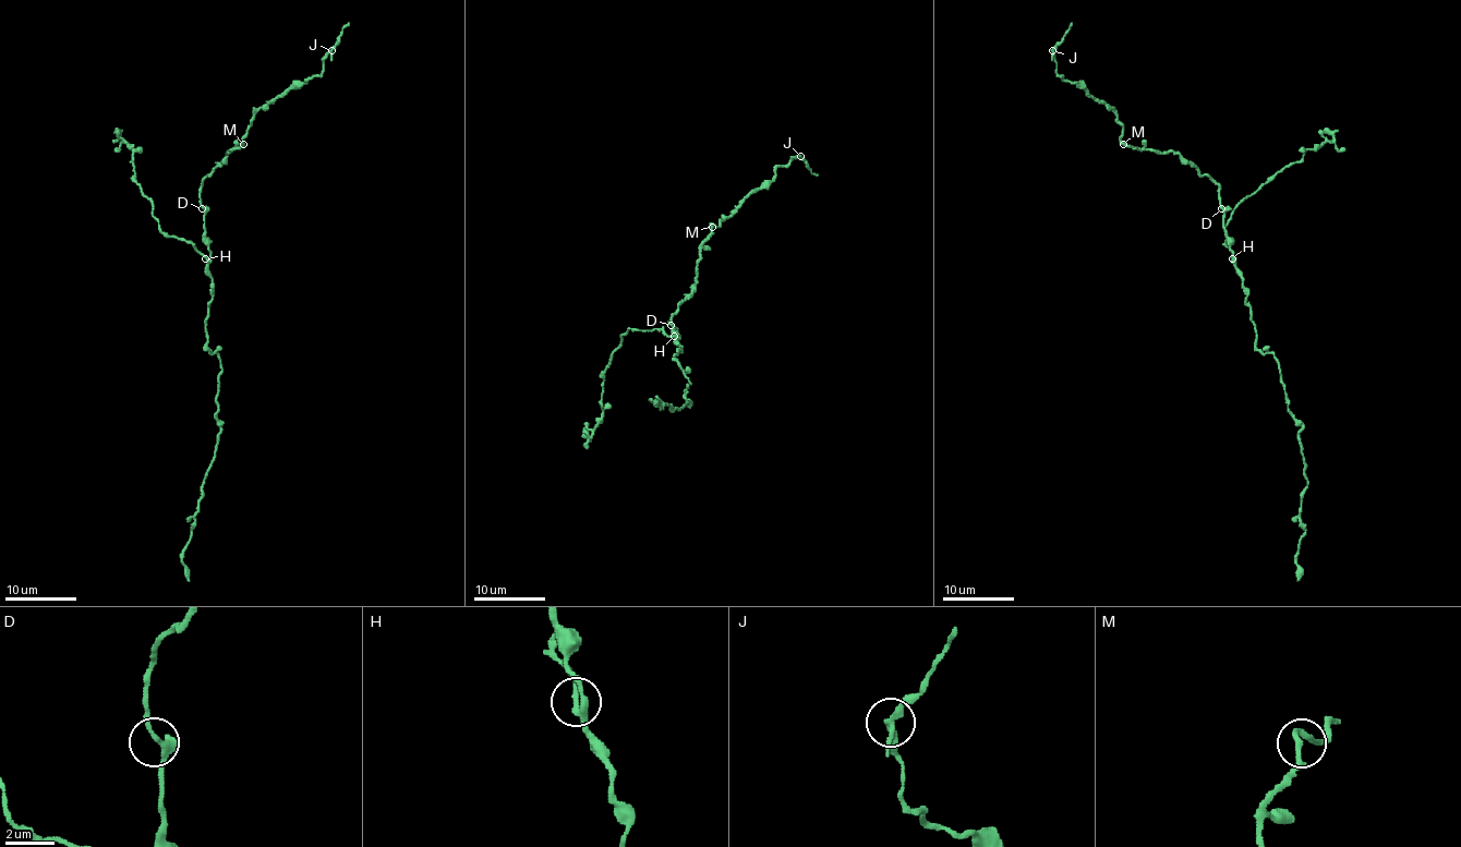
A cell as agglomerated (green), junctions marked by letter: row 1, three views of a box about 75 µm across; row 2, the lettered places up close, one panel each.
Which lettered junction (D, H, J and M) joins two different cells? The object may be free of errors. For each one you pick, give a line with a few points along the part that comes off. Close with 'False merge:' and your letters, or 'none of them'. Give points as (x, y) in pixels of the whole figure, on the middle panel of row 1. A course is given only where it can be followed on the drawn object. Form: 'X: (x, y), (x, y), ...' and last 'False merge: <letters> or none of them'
J: (800, 157), (818, 174)
False merge: J

